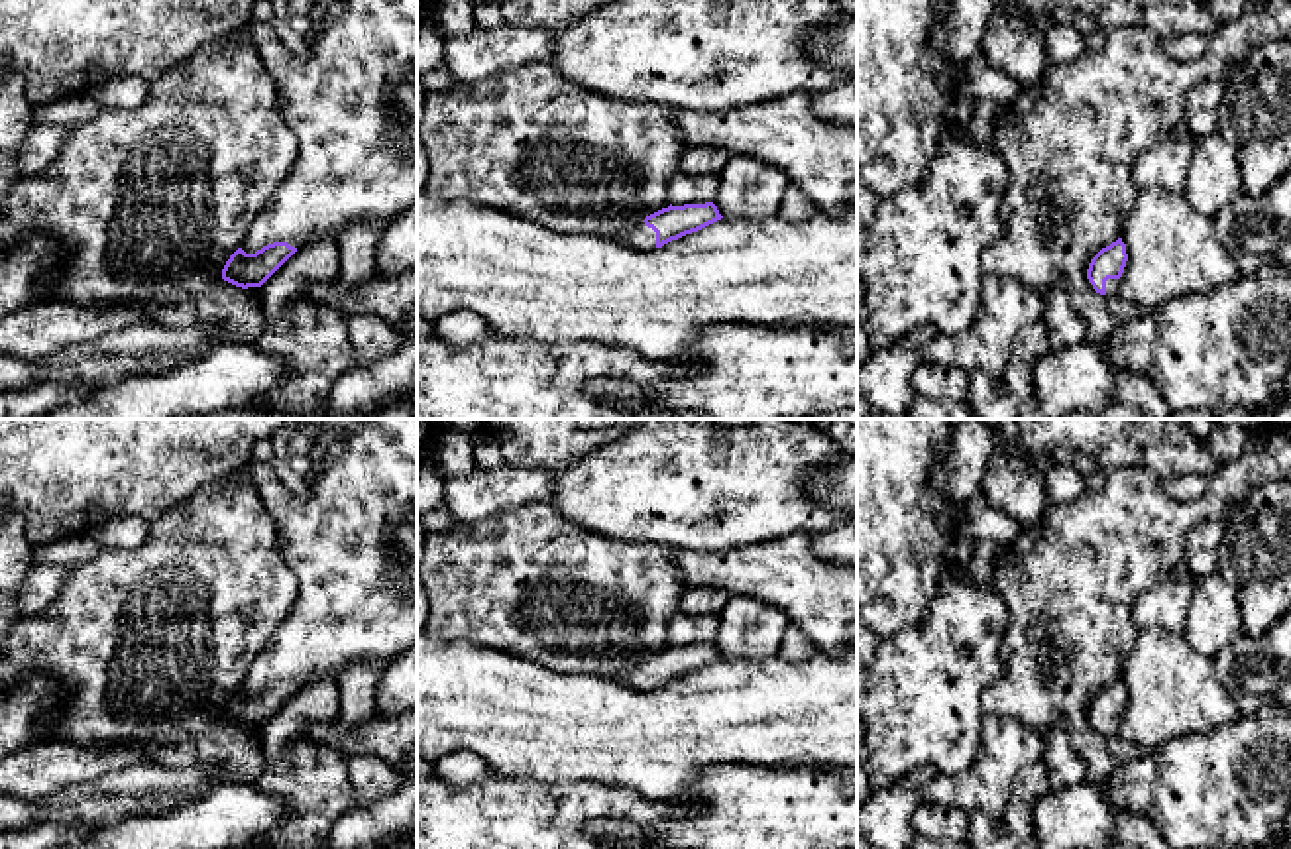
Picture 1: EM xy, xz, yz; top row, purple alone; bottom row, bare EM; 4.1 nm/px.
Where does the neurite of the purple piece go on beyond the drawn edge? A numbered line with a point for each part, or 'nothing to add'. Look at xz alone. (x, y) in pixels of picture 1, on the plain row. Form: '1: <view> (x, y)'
1: xz (641, 677)

